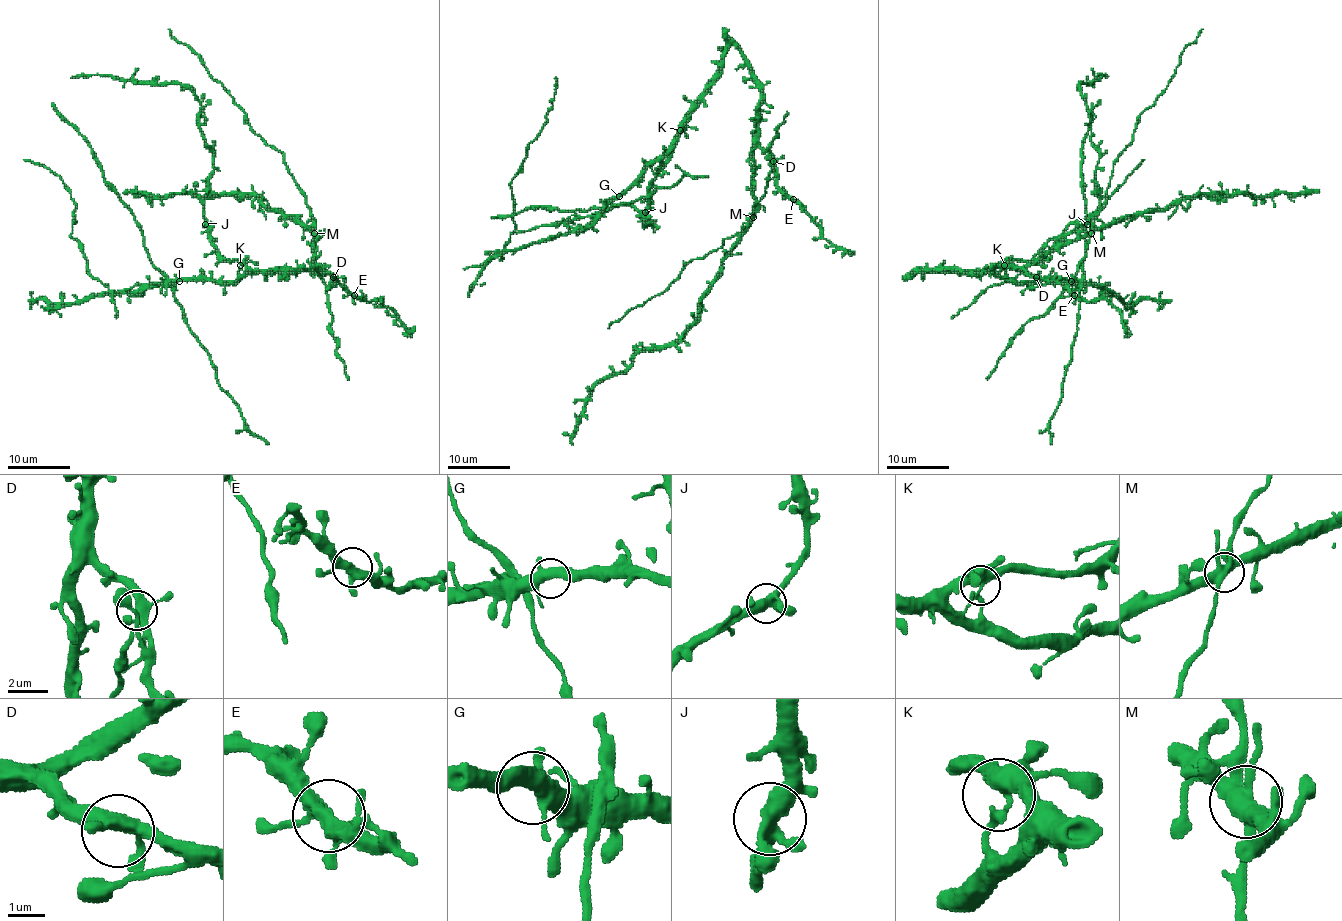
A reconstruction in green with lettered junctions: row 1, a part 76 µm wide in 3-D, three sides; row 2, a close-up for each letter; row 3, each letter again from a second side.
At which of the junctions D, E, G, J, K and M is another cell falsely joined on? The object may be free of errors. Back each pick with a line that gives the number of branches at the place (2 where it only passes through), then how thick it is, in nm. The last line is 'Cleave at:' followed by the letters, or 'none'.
Cleave at: none

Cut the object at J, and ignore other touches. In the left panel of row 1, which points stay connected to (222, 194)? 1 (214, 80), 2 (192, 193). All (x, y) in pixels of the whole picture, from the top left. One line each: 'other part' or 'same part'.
1: same part
2: same part

